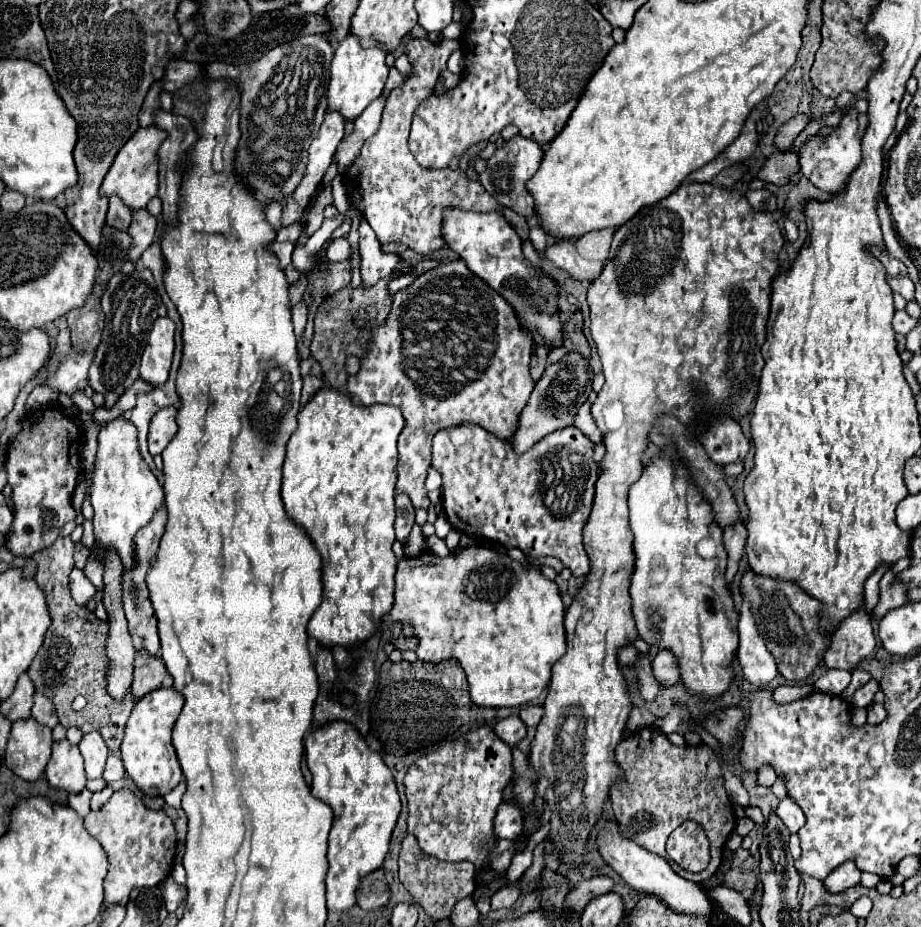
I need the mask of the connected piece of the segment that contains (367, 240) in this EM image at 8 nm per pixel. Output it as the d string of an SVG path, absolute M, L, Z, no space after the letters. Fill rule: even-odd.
M364 219L360 221L358 233L360 233L360 257L362 257L362 263L360 263L362 287L370 289L380 279L388 279L390 273L402 261L402 257L382 253L380 245L378 245L378 239L374 237L374 231L370 229L370 225Z

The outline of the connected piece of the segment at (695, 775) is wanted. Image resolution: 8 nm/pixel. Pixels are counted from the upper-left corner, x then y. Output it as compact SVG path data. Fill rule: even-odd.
M642 727L618 743L616 761L626 771L626 781L610 791L612 809L616 813L622 837L664 859L670 859L666 853L666 841L670 833L682 825L682 821L692 819L704 827L712 843L712 860L700 873L686 873L674 861L670 865L676 869L676 873L690 881L702 883L709 879L721 865L722 847L730 831L736 827L734 807L724 789L724 777L716 753L708 745L676 747L660 729Z

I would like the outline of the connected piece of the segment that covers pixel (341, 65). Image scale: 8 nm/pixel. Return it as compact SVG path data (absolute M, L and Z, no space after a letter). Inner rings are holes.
M348 33L346 39L342 39L336 45L336 57L330 65L330 85L328 85L328 109L340 111L344 119L356 119L376 97L382 95L382 89L388 79L388 65L386 65L388 51L374 45L374 47L362 47L360 37Z

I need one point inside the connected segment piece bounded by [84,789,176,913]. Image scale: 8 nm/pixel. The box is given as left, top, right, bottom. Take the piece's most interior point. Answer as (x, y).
(141, 843)

